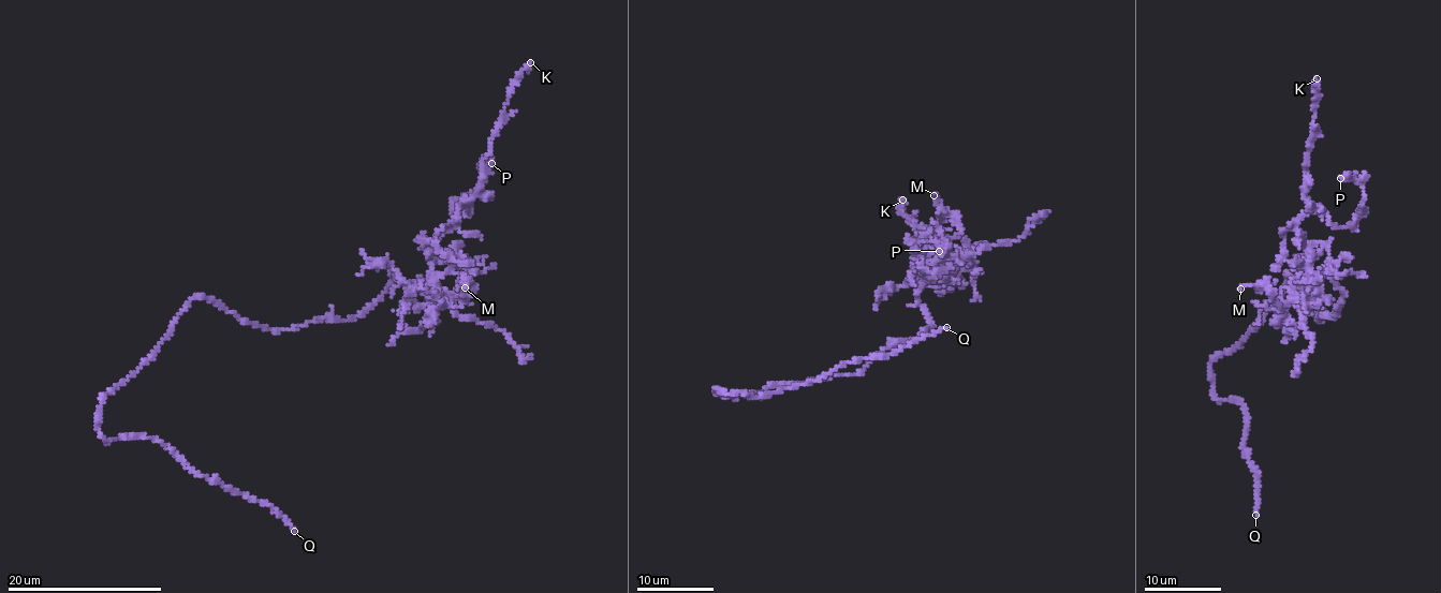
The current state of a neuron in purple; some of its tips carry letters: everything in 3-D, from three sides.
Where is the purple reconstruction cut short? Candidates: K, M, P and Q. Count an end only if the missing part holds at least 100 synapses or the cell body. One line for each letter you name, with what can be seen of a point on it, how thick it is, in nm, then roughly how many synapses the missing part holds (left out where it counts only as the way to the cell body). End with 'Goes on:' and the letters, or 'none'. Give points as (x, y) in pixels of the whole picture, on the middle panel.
Q: place (946, 327); calibre 200 nm
Goes on: Q

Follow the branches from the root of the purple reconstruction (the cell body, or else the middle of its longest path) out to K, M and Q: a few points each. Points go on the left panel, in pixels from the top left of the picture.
K: (268, 327), (357, 316), (396, 272), (424, 285), (422, 238), (454, 226), (474, 195), (530, 62)
M: (268, 327), (357, 316), (396, 272), (410, 291), (452, 306), (473, 290), (465, 287)
Q: (268, 327), (193, 297), (147, 360), (105, 393), (99, 432), (158, 440), (294, 531)

